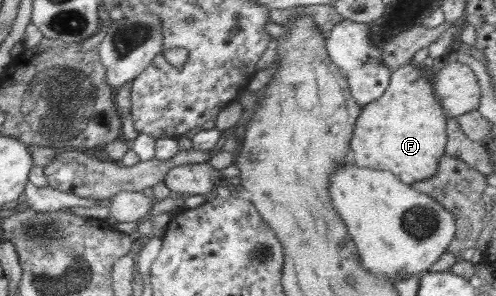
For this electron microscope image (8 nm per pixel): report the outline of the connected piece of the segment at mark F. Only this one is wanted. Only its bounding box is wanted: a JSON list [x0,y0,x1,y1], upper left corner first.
[350,63,447,184]

